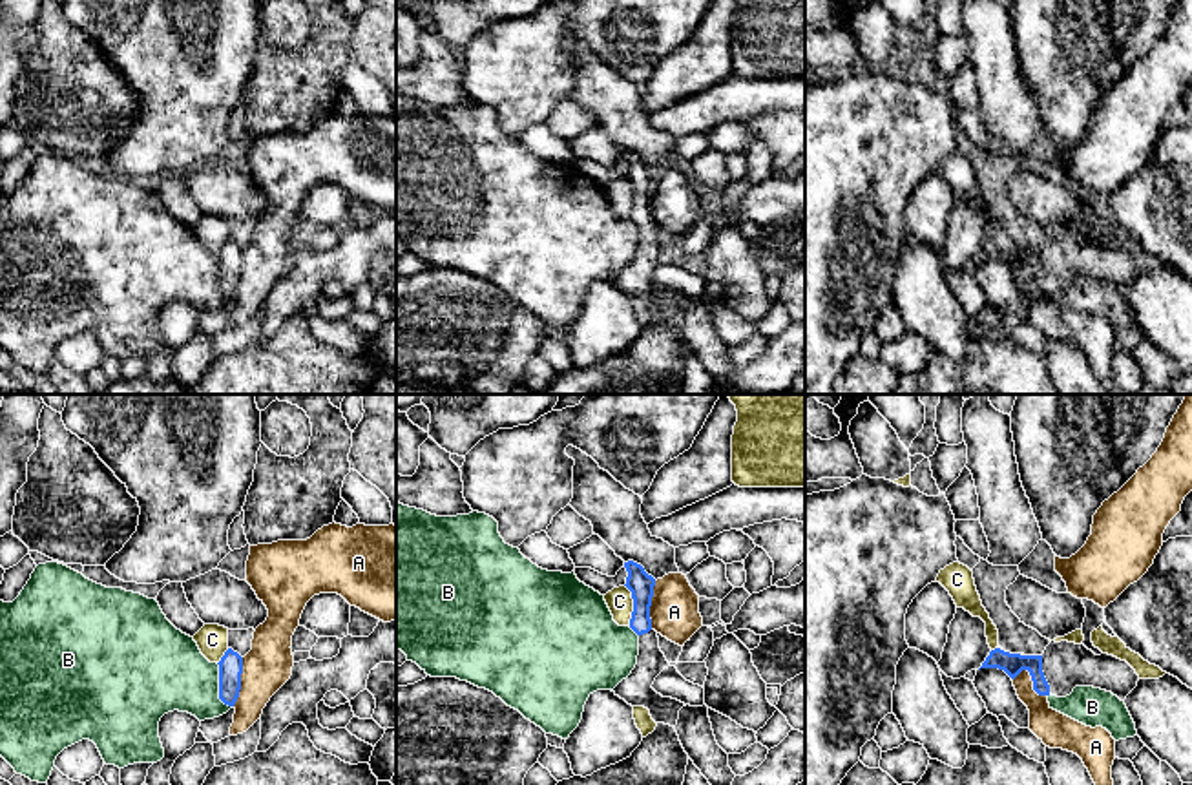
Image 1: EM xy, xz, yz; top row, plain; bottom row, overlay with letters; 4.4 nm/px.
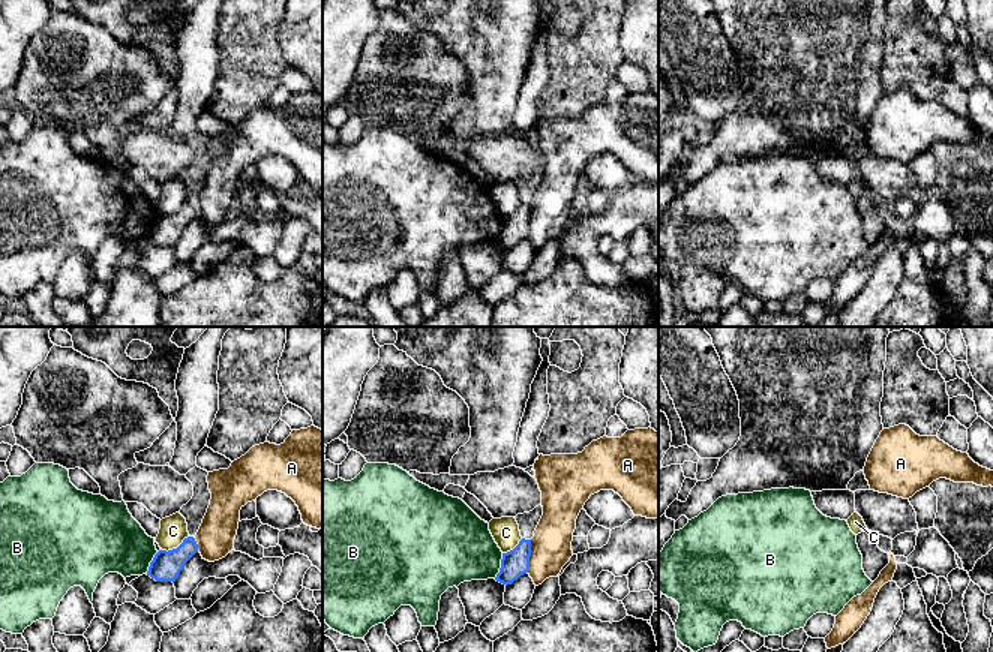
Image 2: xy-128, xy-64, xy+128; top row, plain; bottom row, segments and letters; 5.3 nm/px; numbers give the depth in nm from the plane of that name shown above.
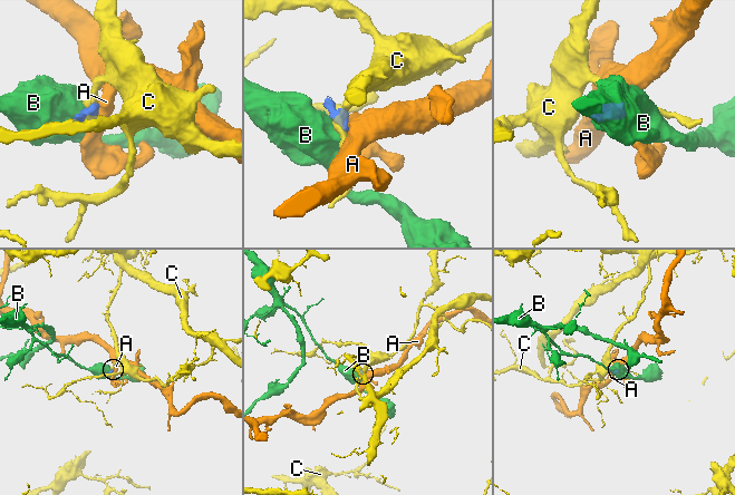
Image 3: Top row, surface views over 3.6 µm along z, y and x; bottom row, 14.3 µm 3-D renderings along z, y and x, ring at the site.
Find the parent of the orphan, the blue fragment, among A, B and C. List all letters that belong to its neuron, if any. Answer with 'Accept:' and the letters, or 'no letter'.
Accept: no letter

